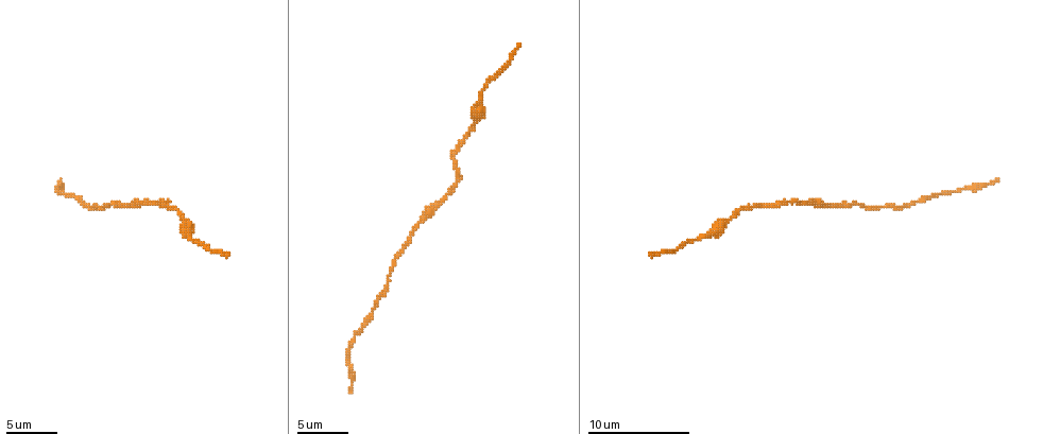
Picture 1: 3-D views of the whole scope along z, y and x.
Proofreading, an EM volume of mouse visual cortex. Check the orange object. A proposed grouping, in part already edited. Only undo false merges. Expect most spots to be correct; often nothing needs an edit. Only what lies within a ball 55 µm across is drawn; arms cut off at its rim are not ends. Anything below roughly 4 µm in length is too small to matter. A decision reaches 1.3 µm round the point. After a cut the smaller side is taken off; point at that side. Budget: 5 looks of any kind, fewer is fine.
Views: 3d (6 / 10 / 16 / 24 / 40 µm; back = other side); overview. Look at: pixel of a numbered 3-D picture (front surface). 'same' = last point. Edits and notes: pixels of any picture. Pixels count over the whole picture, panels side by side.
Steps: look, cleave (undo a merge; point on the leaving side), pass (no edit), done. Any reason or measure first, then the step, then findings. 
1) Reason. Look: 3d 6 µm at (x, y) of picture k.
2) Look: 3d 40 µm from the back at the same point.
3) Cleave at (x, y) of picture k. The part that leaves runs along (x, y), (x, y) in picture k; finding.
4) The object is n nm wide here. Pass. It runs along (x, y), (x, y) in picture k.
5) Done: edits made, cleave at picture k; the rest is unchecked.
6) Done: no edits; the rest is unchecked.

Thick turns thin. Look: 3d 10 µm at (885, 205) of picture 1.

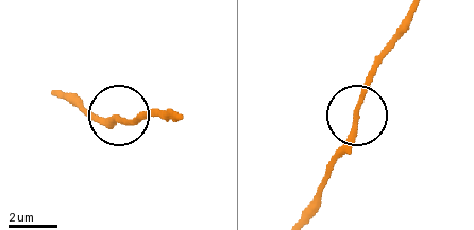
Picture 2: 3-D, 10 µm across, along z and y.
The object is 220 nm wide here. Pass. One neuron here.

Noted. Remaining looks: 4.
Calibre changes. Look: 3d 16 µm at (361, 329) of picture 1.

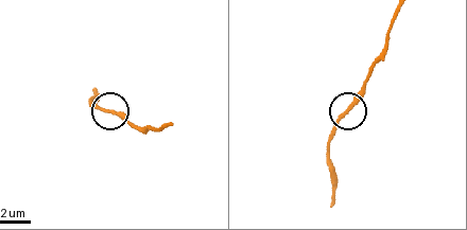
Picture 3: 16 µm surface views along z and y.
Pass. One neuron here.

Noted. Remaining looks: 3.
Look: 3d 6 µm at (134, 200) of picture 1.

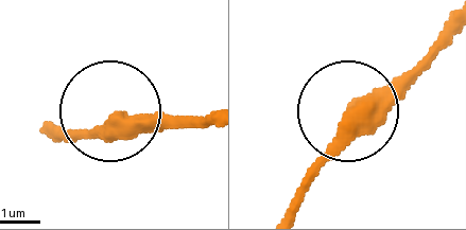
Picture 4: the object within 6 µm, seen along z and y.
Pass. It runs along (361, 116), (347, 116), (290, 207) in picture 4; one neuron here.

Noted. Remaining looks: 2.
Done: no edits; the rest is unchecked.

